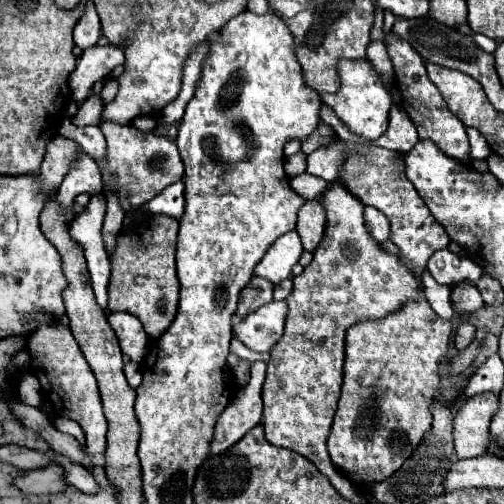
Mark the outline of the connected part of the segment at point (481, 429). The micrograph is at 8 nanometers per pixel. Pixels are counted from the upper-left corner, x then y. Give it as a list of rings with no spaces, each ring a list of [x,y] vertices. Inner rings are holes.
[[[495,393],[469,397],[453,417],[453,441],[459,459],[481,457],[489,449],[489,423],[497,409]]]

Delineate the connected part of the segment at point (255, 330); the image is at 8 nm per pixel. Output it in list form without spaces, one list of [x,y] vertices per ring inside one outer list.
[[[271,301],[259,307],[253,315],[247,315],[239,325],[233,327],[233,333],[251,349],[251,351],[271,351],[271,347],[281,339],[283,325],[287,319],[287,303]]]

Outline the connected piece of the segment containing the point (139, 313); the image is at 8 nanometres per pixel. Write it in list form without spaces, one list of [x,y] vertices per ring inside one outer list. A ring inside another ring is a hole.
[[[151,219],[117,235],[117,247],[111,257],[109,309],[127,311],[137,317],[151,339],[159,339],[173,323],[179,307],[179,281],[175,271],[177,219]]]

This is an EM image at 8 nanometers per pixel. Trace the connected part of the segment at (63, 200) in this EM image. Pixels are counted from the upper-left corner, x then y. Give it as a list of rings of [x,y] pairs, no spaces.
[[[79,149],[71,163],[69,173],[65,175],[57,191],[57,199],[63,211],[67,211],[73,205],[73,199],[79,193],[101,193],[101,191],[103,191],[103,181],[97,163],[83,149]]]

